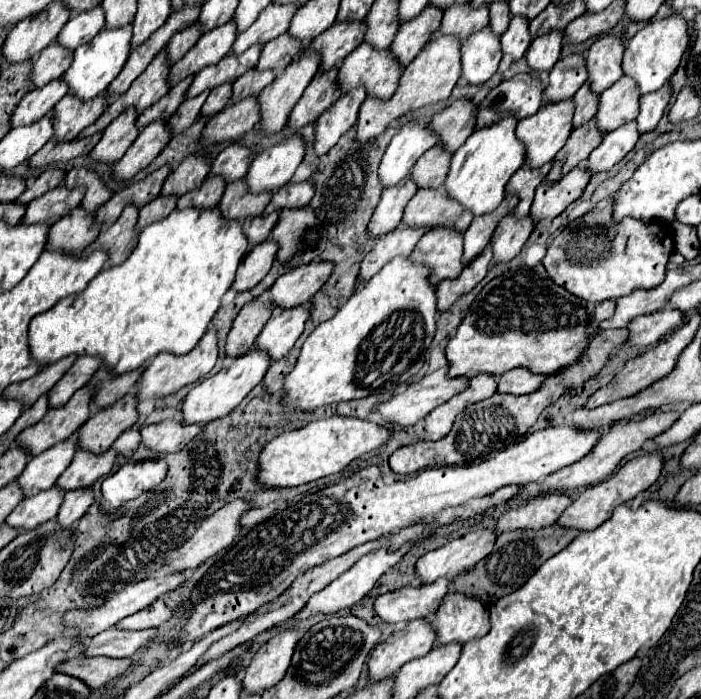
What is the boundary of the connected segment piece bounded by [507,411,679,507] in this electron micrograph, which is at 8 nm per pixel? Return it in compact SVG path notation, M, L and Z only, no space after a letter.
M655 411L655 413L645 415L641 419L633 419L629 423L617 423L617 425L613 425L601 437L601 441L597 441L595 449L591 449L581 461L577 461L575 465L569 465L565 469L559 469L559 471L547 475L543 483L529 483L529 485L525 485L525 489L517 497L513 497L511 501L507 501L507 503L511 507L515 507L519 501L527 501L527 499L537 497L541 493L549 493L549 491L573 491L573 489L579 489L579 487L585 487L585 485L589 487L589 485L595 485L595 483L603 481L605 477L609 477L615 471L615 467L621 463L621 459L625 459L633 451L639 451L647 441L651 441L653 437L657 437L665 429L669 429L673 425L673 421L677 421L677 417L679 417L677 411Z

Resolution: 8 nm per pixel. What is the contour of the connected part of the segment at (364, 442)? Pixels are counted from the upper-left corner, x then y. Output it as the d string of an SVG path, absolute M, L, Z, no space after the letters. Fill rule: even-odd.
M325 417L311 421L309 425L297 431L285 431L279 437L271 439L259 457L257 481L263 487L297 487L321 479L325 475L341 471L353 459L379 449L389 441L389 431L375 423L365 423L365 419L353 417Z

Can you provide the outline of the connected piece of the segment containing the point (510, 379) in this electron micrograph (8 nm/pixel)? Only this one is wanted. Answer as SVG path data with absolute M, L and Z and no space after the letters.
M513 369L497 377L497 393L511 393L511 395L527 395L539 389L545 375L529 373L527 369Z

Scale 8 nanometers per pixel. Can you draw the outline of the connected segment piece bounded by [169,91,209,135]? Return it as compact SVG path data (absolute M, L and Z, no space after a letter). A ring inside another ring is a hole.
M205 91L205 93L197 95L197 97L189 97L189 99L185 99L185 101L179 105L179 109L175 111L175 115L173 115L171 121L169 121L171 127L173 127L173 135L177 135L177 133L181 133L183 129L187 129L187 127L199 117L199 111L201 111L207 95L209 95L209 91Z

